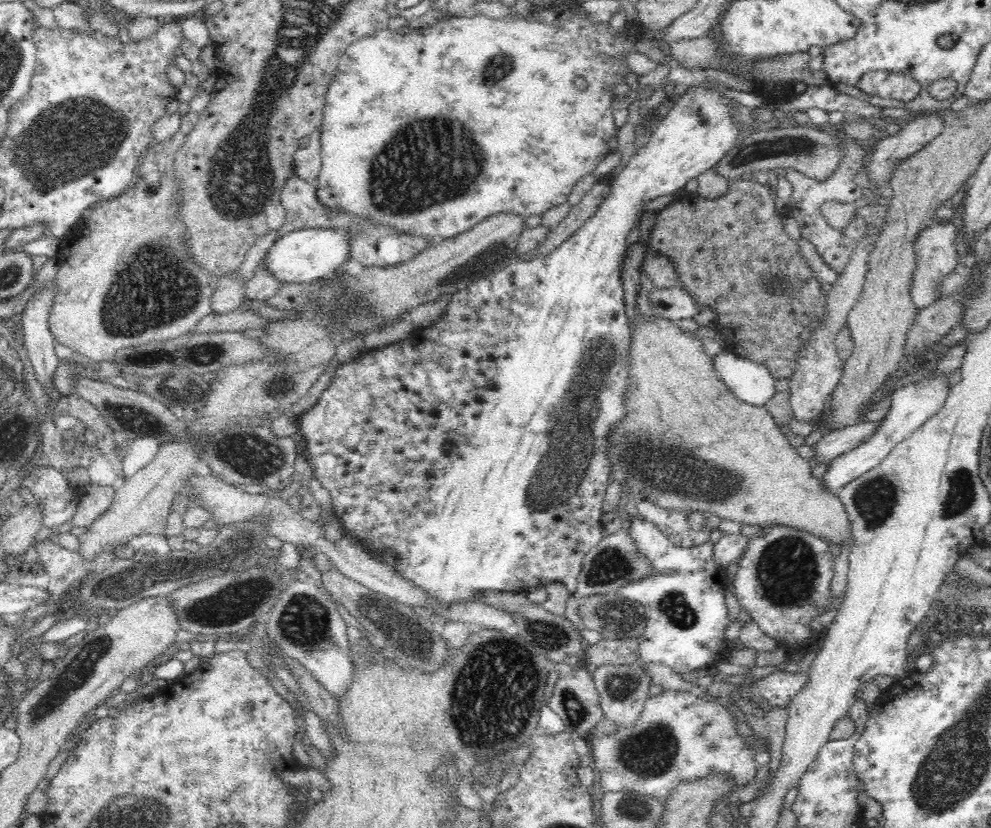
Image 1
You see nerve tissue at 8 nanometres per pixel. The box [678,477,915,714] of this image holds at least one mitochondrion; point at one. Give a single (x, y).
(788, 570)

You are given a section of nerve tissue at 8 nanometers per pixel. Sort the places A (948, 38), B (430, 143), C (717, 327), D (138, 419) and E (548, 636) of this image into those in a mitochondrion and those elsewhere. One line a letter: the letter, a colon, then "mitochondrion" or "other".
A: mitochondrion
B: mitochondrion
C: other
D: mitochondrion
E: mitochondrion

